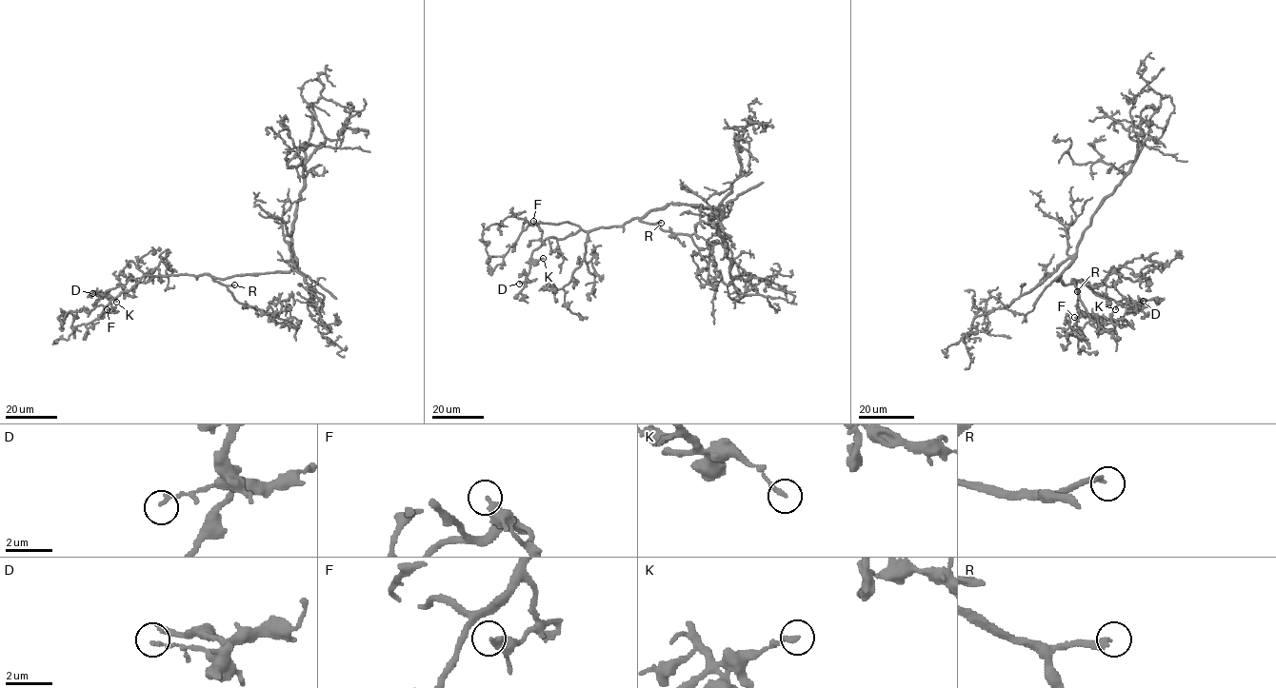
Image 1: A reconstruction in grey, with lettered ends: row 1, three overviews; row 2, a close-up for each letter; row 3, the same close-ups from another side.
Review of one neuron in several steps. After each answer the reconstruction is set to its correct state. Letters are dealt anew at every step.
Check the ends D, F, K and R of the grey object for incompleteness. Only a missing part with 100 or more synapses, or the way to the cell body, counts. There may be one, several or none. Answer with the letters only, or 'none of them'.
R

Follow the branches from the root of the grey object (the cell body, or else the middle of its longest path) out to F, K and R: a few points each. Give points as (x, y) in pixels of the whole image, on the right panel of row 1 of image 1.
F: (1060, 277), (1056, 280), (1065, 285), (1073, 280), (1086, 281), (1076, 284), (1081, 316), (1074, 317)
K: (1060, 277), (1065, 285), (1095, 284), (1093, 291), (1118, 303), (1115, 309)
R: (1060, 277), (1056, 280), (1065, 285), (1072, 284), (1077, 291)

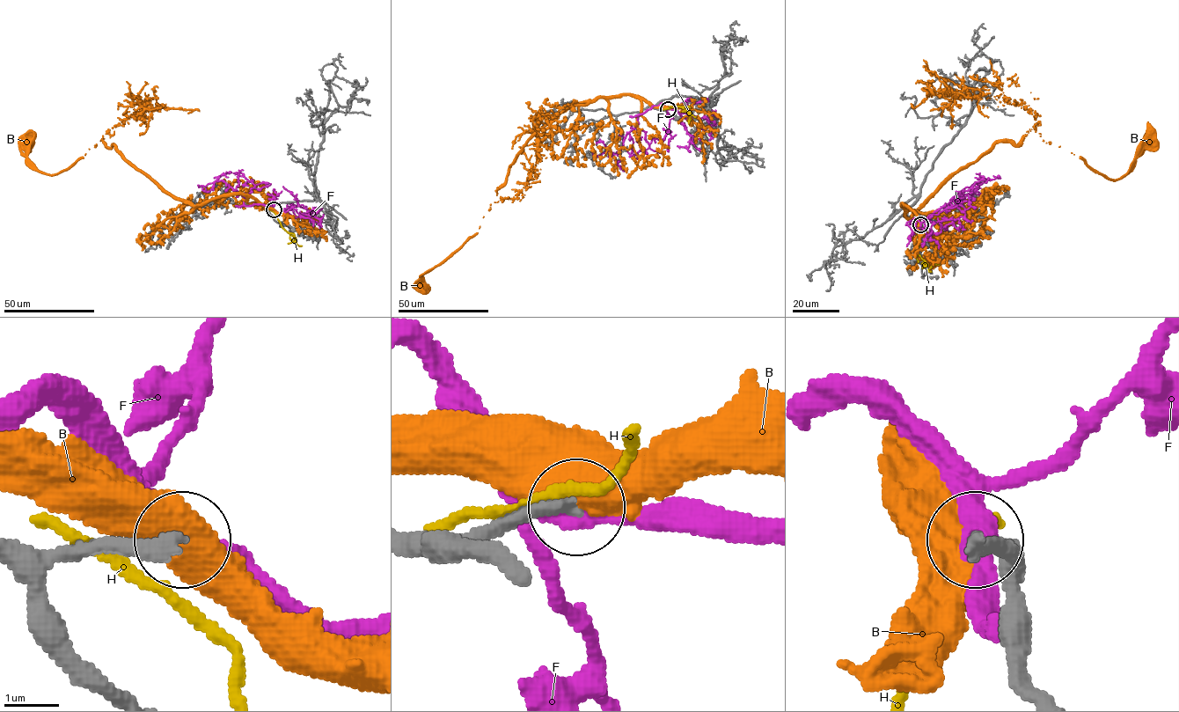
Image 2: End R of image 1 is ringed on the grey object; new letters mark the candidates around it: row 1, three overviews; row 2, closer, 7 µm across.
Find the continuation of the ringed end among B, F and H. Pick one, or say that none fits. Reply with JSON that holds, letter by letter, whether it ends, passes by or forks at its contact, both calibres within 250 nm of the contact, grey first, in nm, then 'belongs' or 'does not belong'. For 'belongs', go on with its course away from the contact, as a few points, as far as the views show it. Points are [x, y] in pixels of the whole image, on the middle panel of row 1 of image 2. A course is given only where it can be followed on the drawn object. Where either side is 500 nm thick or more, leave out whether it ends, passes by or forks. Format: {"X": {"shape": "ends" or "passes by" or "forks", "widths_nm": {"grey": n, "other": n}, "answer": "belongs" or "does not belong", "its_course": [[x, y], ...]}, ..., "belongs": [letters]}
{"B": {"widths_nm": {"grey": 320, "other": 850}, "answer": "does not belong"}, "F": {"shape": "passes by", "widths_nm": {"grey": 300, "other": 380}, "answer": "does not belong"}, "H": {"shape": "passes by", "widths_nm": {"grey": 380, "other": 200}, "answer": "does not belong"}, "belongs": []}

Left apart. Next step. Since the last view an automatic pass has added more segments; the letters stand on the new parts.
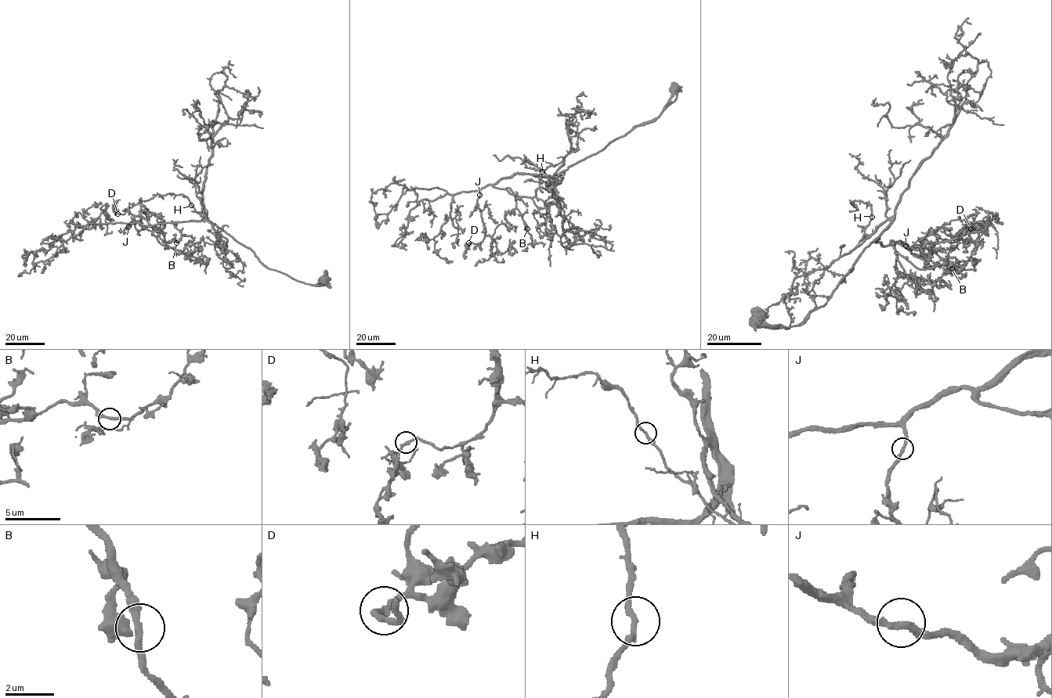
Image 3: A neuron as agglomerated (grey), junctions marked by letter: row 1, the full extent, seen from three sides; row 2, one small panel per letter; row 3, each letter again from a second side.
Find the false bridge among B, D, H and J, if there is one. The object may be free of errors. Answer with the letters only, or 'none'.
none

